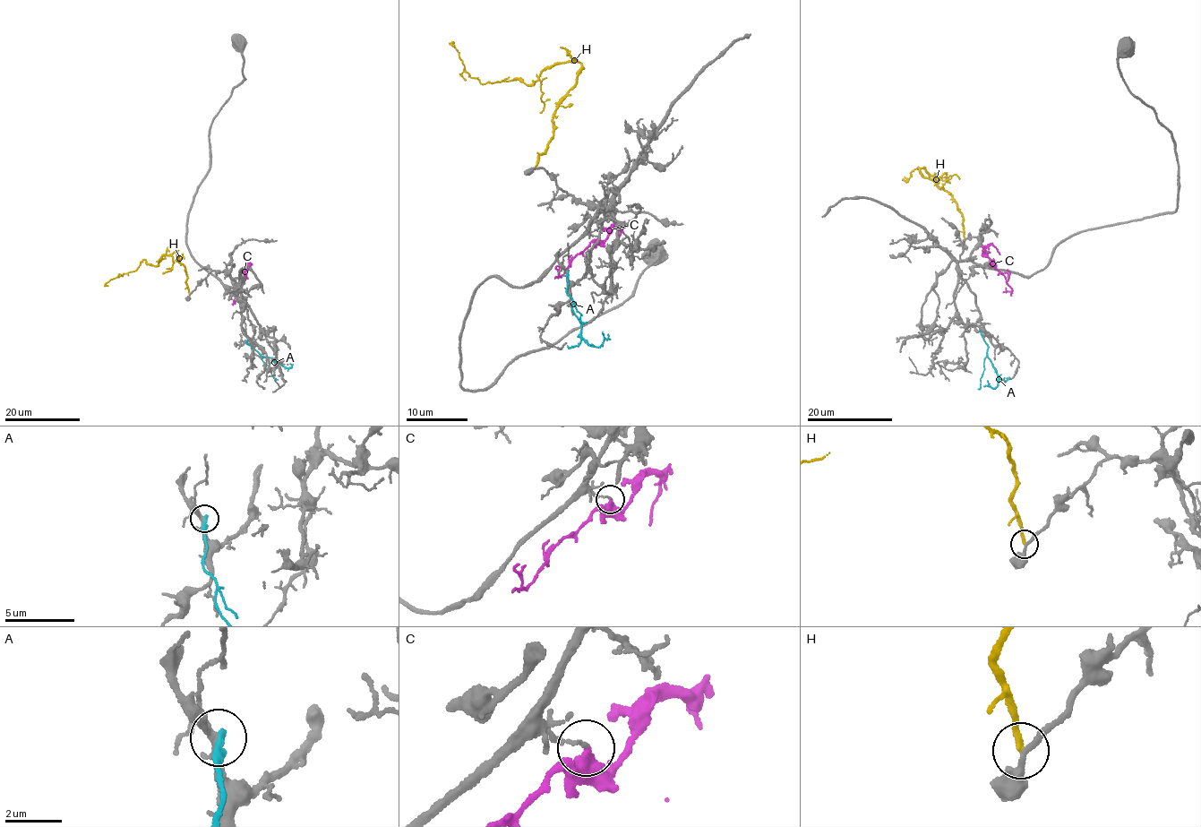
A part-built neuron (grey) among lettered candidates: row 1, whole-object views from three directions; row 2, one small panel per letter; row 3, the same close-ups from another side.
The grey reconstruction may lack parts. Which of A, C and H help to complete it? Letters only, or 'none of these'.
none of these

